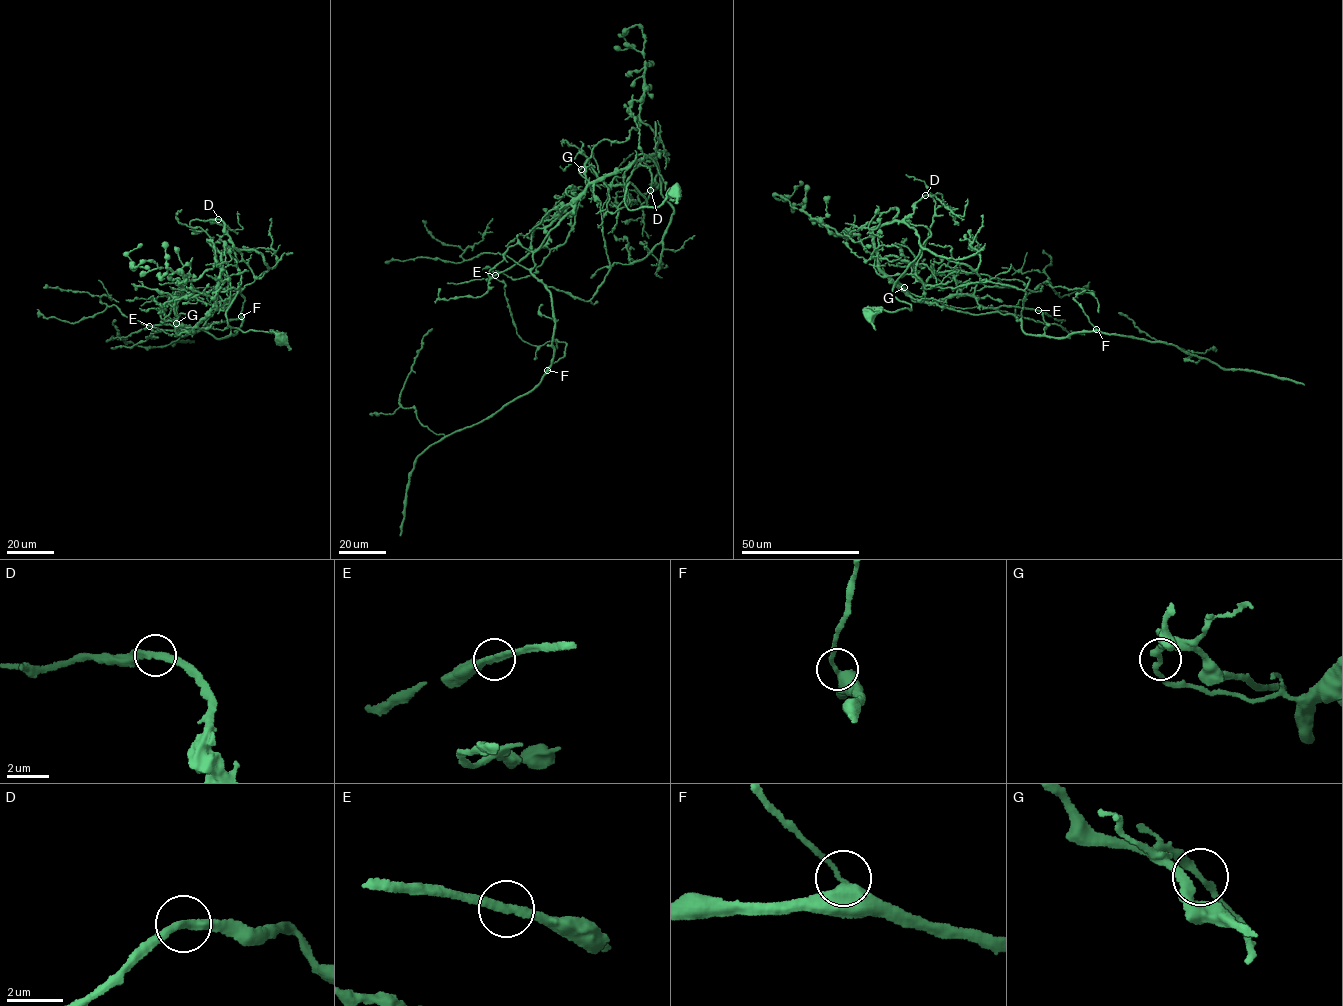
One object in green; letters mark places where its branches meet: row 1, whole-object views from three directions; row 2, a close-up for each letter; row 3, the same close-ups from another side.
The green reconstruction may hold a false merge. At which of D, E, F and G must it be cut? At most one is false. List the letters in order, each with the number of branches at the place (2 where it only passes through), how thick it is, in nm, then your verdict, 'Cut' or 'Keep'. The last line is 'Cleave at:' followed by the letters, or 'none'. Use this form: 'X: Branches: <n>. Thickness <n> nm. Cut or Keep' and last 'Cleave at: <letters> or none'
D: Branches: 2. Thickness 280 nm. Keep
E: Branches: 2. Thickness 260 nm. Keep
F: Branches: 2. Thickness 440 nm. Keep
G: Branches: 2. Thickness 260 nm. Cut
Cleave at: G

